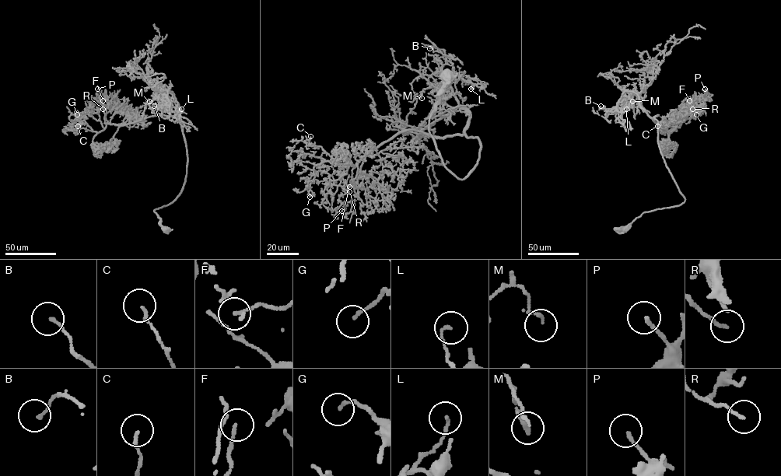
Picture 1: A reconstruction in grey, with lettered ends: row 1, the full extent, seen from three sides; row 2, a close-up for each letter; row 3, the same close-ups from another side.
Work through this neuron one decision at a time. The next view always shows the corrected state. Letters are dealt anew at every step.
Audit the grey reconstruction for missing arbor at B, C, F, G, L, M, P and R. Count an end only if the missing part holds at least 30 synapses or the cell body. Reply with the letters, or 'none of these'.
none of these

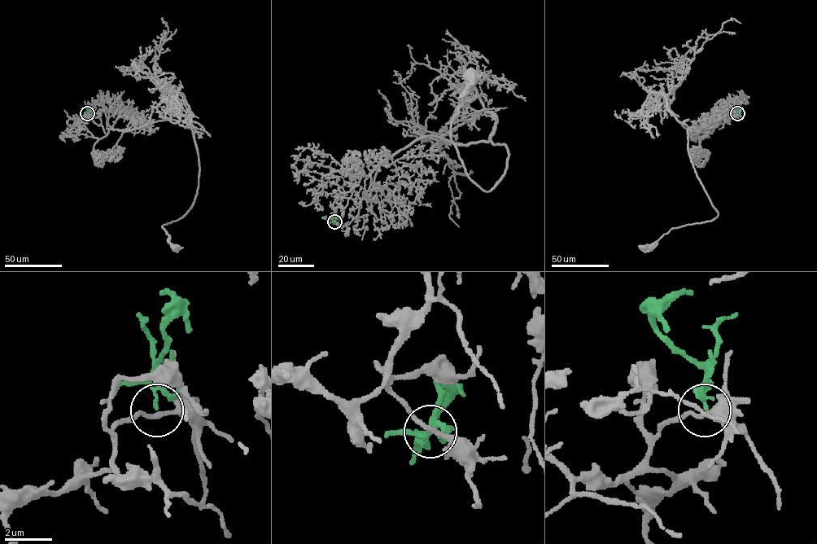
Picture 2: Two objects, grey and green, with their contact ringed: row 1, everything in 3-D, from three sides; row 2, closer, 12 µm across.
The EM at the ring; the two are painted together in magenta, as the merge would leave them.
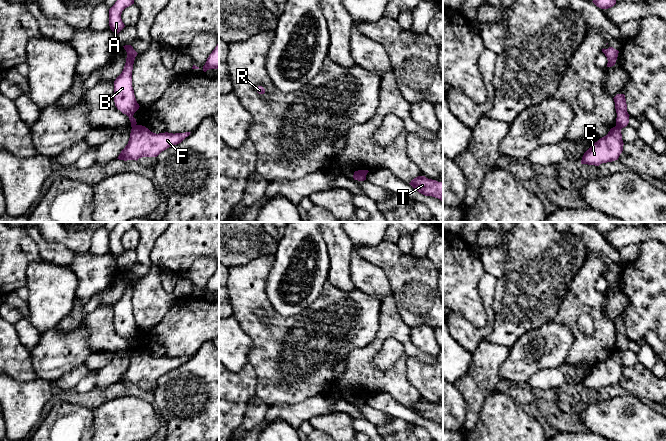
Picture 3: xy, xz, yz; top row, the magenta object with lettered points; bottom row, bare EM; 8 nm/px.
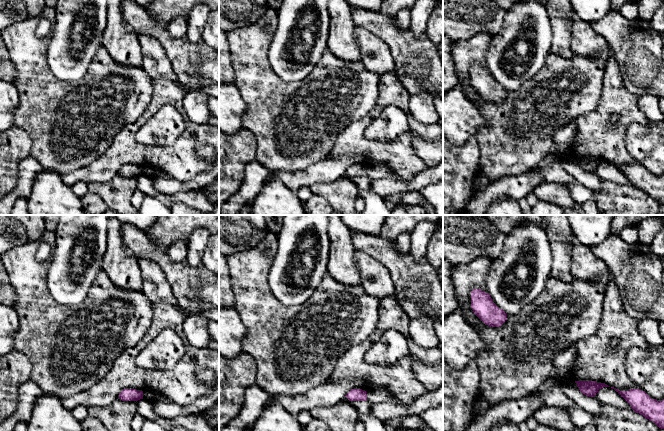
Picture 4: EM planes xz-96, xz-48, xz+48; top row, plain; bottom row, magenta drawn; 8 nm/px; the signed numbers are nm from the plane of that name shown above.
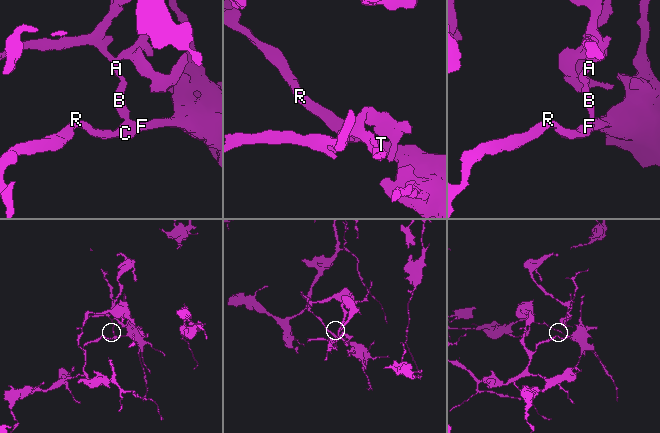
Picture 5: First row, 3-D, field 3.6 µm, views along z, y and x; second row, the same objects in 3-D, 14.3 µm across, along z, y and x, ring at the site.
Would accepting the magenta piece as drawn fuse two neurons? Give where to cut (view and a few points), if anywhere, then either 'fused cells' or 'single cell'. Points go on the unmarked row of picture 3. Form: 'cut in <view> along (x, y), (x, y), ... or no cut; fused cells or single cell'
cut in yz along (616, 349), (621, 352); fused cells

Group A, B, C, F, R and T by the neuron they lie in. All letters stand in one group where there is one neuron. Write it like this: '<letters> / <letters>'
A B / C F R T

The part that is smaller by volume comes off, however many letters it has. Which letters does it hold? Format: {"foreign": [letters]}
{"foreign": ["A", "B"]}

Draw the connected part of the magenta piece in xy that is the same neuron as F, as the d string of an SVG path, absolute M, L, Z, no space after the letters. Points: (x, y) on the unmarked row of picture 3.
M142 349L131 353L128 368L121 375L119 384L138 384L142 381L157 381L167 372L181 367L191 356L185 357L153 357Z

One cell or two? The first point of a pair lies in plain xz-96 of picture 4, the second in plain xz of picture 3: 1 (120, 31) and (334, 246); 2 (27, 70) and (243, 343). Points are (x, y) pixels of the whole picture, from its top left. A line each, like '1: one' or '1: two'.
1: one
2: two

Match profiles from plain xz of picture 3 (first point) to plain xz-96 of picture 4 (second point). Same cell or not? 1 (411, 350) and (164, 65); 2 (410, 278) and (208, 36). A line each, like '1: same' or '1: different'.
1: different
2: different

